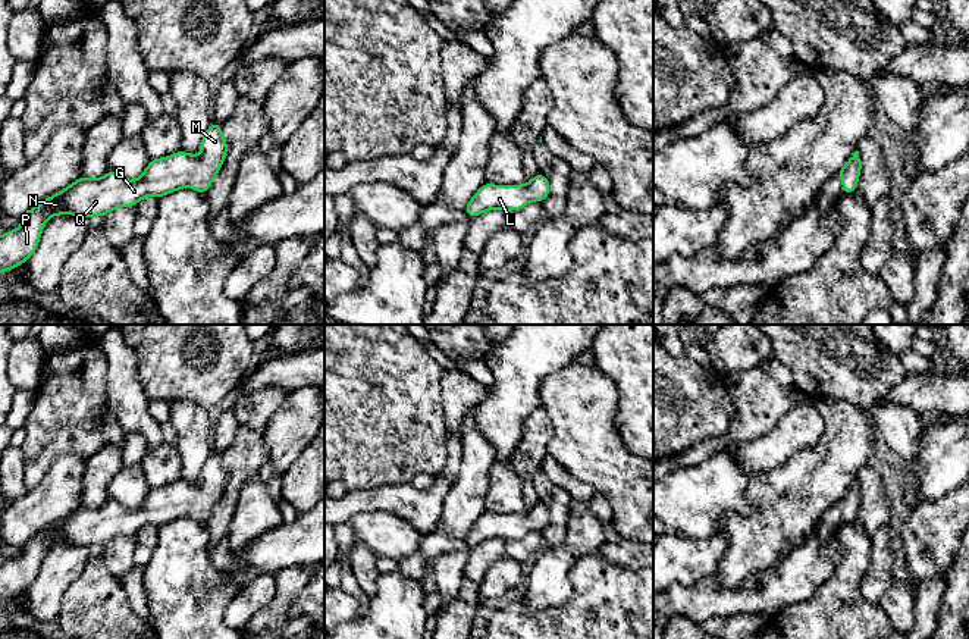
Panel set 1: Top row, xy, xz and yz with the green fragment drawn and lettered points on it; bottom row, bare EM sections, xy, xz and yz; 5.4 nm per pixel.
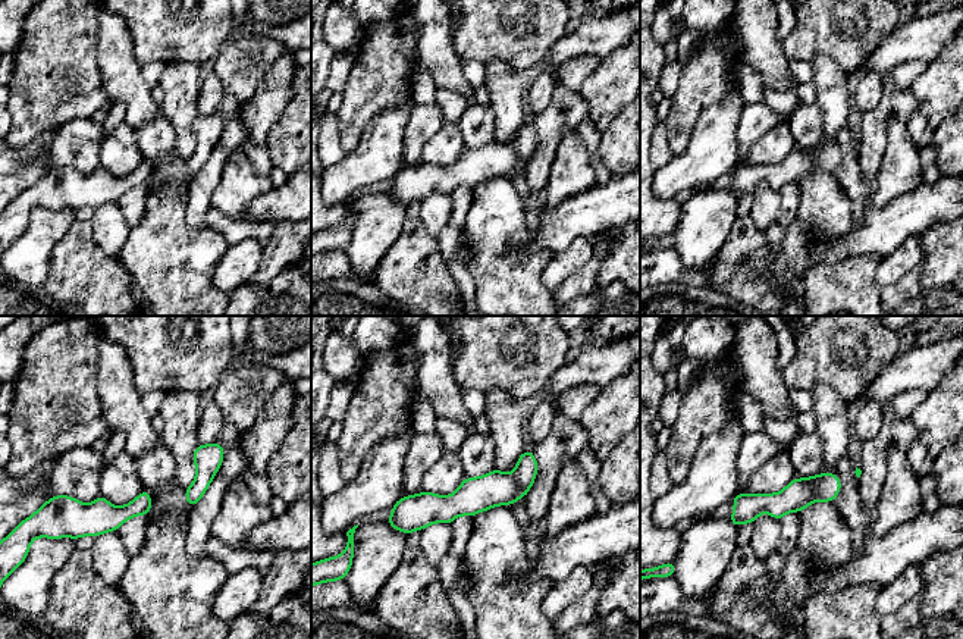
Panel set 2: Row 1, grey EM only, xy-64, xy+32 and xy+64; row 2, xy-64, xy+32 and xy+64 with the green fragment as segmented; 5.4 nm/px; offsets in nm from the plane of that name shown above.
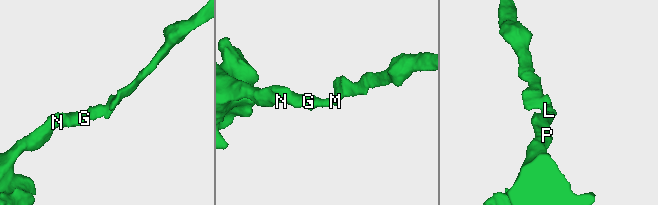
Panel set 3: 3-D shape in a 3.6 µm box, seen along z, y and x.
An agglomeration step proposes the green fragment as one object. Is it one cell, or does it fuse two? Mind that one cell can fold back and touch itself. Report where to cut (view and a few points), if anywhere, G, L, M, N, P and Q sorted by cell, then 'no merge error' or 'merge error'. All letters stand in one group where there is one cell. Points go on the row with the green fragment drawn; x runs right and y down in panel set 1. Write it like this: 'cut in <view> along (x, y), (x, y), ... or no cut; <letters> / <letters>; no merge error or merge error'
no cut; G L M N P Q; no merge error

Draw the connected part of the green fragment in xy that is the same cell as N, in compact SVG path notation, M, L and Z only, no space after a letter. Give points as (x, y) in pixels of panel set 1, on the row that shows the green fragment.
M213 122L203 137L200 156L181 150L150 160L144 173L134 181L109 170L100 179L81 176L22 216L22 225L0 237L0 273L25 263L37 250L46 222L56 214L106 216L117 207L135 207L144 197L192 187L204 194L220 170L228 153L222 126Z

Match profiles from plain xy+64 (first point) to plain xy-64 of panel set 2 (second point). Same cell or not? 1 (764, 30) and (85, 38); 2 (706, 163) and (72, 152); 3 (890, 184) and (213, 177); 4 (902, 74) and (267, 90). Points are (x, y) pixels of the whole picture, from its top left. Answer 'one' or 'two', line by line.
1: two
2: two
3: two
4: two

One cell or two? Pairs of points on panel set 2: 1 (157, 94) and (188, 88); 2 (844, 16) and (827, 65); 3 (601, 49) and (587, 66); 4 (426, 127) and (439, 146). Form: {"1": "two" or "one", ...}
{"1": "two", "2": "two", "3": "two", "4": "two"}

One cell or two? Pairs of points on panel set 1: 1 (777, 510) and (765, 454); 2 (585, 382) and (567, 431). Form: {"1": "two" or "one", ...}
{"1": "two", "2": "one"}

